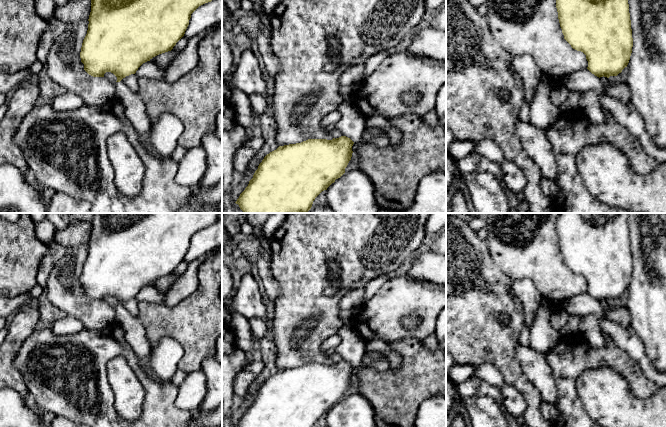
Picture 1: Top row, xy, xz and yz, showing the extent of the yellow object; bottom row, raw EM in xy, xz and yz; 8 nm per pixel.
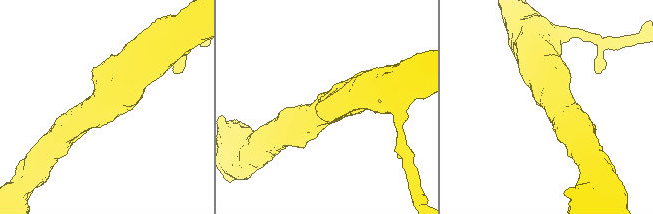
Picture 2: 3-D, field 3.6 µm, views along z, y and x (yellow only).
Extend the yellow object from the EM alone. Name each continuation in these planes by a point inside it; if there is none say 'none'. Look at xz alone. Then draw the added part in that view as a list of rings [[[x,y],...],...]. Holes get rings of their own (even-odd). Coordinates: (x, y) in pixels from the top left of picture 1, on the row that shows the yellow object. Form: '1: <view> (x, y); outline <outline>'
none

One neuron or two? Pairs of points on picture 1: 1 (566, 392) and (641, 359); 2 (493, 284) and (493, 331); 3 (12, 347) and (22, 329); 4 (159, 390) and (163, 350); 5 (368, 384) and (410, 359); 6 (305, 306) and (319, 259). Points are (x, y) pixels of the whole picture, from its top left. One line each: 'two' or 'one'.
1: two
2: one
3: one
4: two
5: one
6: one

